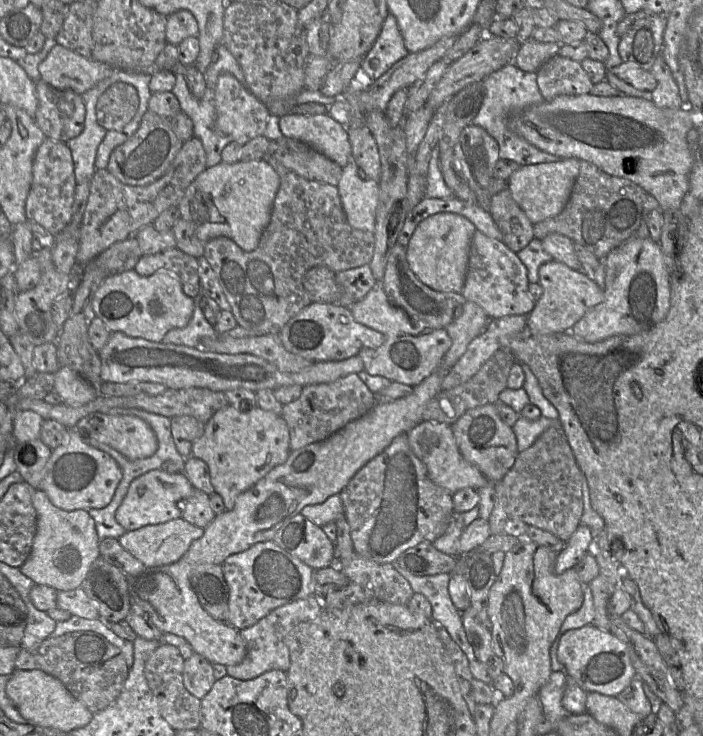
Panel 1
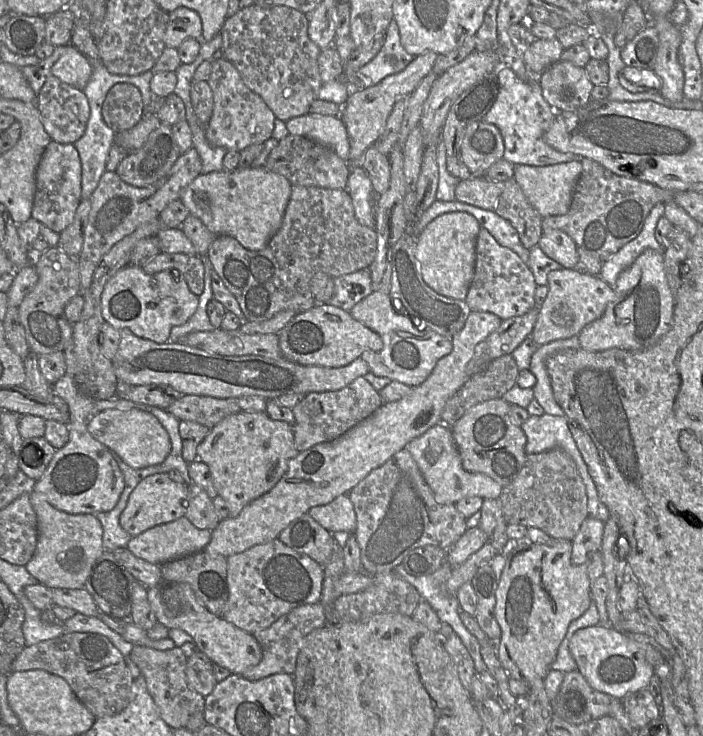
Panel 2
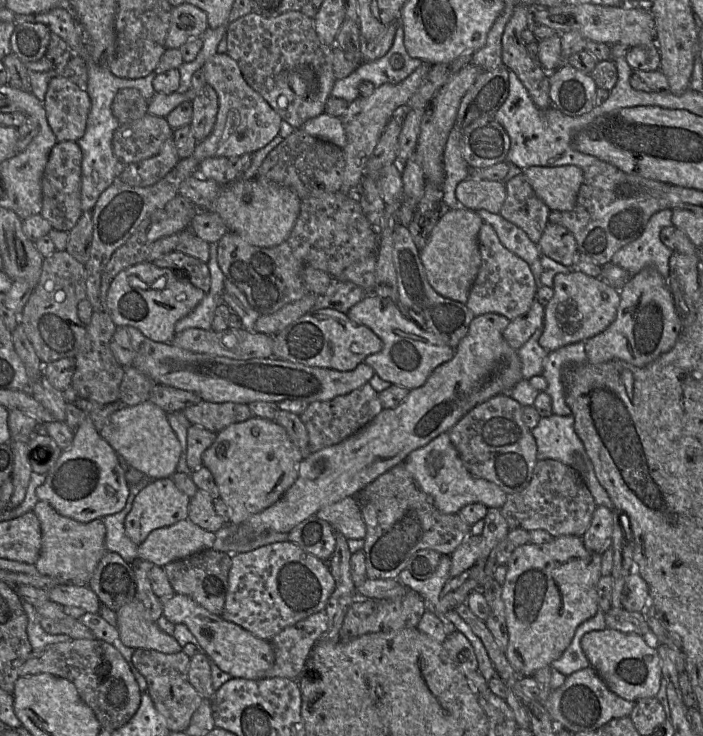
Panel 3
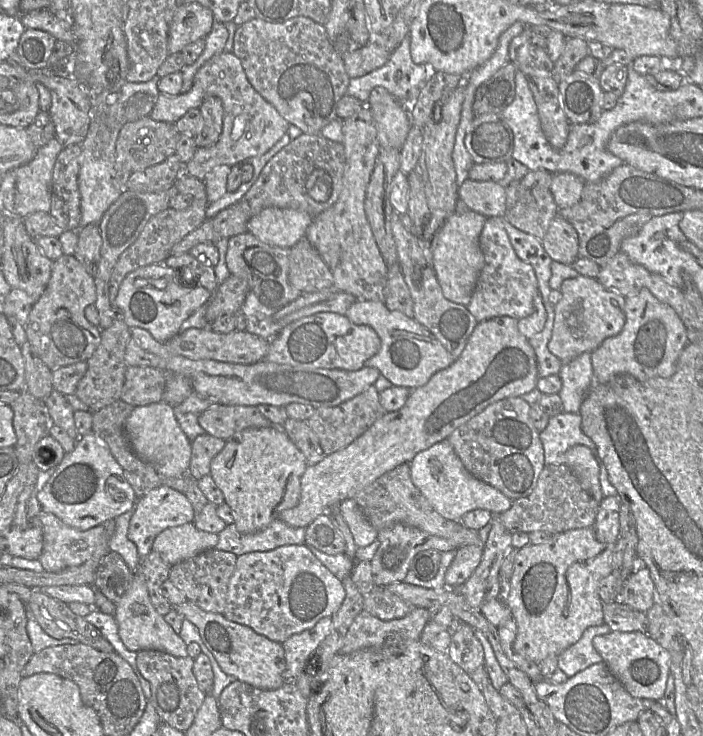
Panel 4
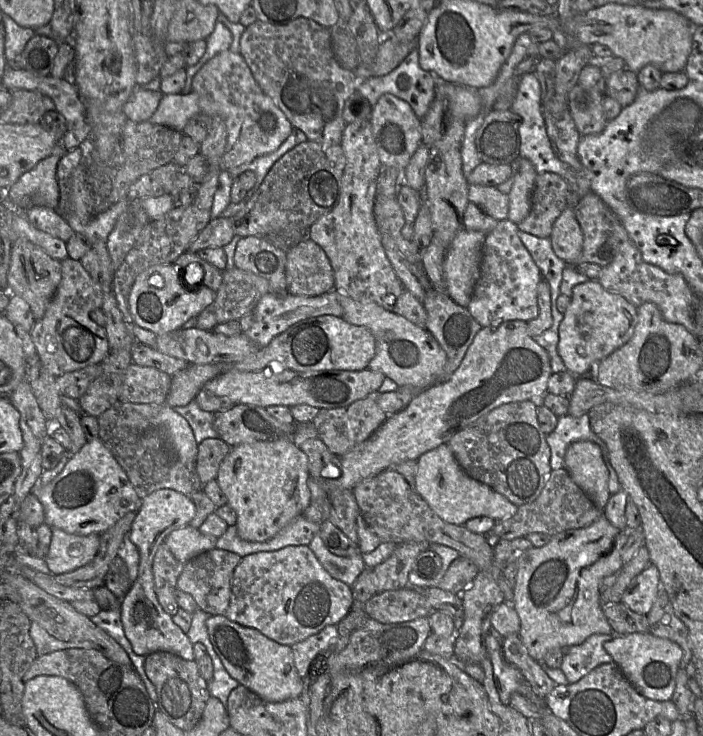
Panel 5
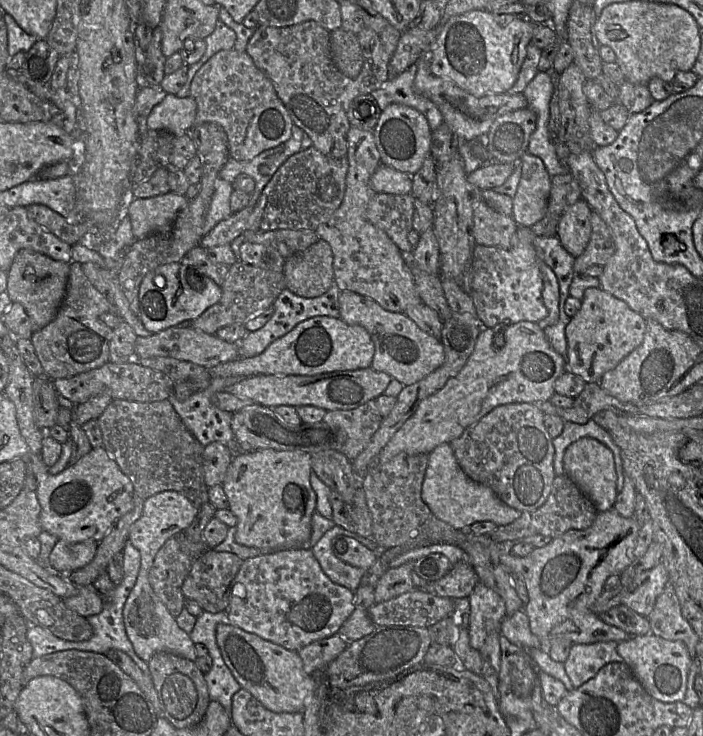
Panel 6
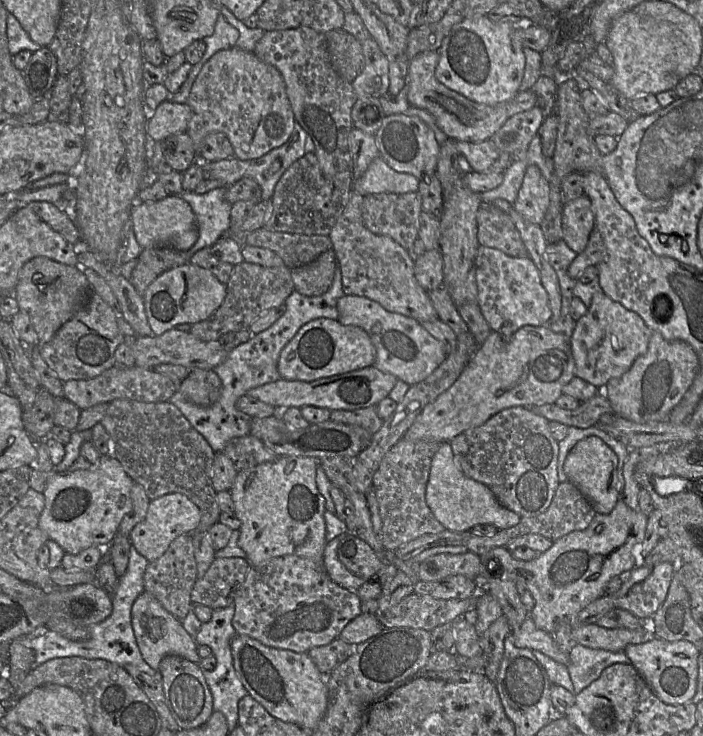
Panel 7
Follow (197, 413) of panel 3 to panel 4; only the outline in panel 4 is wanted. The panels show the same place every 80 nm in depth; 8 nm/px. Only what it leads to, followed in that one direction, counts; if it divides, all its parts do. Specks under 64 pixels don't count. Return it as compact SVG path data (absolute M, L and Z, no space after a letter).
M214 404L198 415L198 422L206 433L225 441L248 428L274 426L257 406Z

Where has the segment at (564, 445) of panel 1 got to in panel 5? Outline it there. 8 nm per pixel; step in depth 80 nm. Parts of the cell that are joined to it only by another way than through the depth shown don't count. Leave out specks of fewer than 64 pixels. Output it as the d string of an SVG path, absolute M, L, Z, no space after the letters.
M561 468L550 472L542 492L533 502L518 506L517 512L511 518L496 521L486 535L489 535L489 543L492 547L497 540L512 541L531 533L542 533L551 537L570 529L588 527L601 515L603 511L598 509L576 485L567 470Z

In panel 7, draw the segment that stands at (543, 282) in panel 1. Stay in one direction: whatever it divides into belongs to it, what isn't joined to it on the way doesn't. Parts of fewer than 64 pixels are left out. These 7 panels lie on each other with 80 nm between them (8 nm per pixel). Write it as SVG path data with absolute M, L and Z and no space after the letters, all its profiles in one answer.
M604 292L594 294L587 313L576 322L570 339L575 361L575 375L598 388L603 388L609 380L626 373L634 361L646 353L652 333L653 331L636 312L628 310Z

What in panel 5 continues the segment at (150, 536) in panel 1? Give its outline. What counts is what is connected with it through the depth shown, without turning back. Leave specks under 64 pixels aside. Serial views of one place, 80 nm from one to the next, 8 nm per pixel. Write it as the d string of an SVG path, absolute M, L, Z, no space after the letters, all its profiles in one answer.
M191 525L172 531L163 541L174 557L186 563L195 556L216 546L217 538L212 535L201 533Z

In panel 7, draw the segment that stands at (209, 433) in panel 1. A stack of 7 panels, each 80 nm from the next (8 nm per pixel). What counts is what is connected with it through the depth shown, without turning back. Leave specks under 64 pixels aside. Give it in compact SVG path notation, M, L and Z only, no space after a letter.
M279 456L273 462L237 473L229 492L241 522L238 546L246 552L250 566L284 555L297 555L323 565L326 508L316 484L317 467L318 459L314 457Z

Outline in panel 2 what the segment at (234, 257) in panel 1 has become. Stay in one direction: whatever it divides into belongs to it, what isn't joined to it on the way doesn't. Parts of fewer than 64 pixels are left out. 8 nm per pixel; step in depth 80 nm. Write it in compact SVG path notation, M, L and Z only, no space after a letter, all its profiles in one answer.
M292 185L282 225L265 248L251 251L244 248L235 238L219 235L209 247L207 257L227 289L238 301L246 321L261 322L269 320L281 311L292 310L299 314L311 309L316 305L310 290L310 280L315 273L324 272L335 278L368 269L376 253L376 230L359 223L346 189Z

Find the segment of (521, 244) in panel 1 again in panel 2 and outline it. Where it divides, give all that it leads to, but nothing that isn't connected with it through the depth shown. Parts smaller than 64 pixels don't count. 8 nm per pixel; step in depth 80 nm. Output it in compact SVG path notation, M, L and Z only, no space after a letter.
M514 178L504 183L503 192L496 203L494 212L512 224L525 248L531 249L538 245L543 233L543 217L530 204Z

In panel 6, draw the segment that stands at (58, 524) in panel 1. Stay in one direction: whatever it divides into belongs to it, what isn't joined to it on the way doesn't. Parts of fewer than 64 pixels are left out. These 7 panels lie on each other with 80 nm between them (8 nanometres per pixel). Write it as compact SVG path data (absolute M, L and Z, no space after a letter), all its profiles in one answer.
M58 539L50 553L49 563L59 574L71 573L93 560L97 545L94 540L70 543Z

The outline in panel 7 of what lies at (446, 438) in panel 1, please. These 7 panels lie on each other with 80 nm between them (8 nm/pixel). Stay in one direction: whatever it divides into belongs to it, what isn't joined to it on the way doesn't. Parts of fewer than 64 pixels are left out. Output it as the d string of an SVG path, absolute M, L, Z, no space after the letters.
M442 442L431 463L425 499L435 518L450 531L470 531L479 524L491 524L498 530L517 525L519 514L505 508L483 483L467 477L455 463L450 442Z

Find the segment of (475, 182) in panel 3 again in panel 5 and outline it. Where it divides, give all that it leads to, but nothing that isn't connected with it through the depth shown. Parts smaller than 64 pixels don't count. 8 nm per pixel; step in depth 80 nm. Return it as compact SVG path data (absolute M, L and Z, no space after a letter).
M469 184L468 199L496 220L508 219L509 197L497 187Z

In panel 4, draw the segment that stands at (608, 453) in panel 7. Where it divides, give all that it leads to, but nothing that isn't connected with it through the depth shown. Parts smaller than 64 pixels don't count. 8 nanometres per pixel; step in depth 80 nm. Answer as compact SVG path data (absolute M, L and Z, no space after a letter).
M575 445L566 452L566 466L582 488L597 502L604 498L600 485L600 466L593 452L584 445Z

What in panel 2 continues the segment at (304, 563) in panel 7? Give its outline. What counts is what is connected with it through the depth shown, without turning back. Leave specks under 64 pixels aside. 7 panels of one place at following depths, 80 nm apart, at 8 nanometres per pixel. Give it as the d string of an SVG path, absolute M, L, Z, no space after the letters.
M278 539L253 546L227 557L229 596L222 618L251 634L266 629L296 607L319 603L323 580L322 565Z

